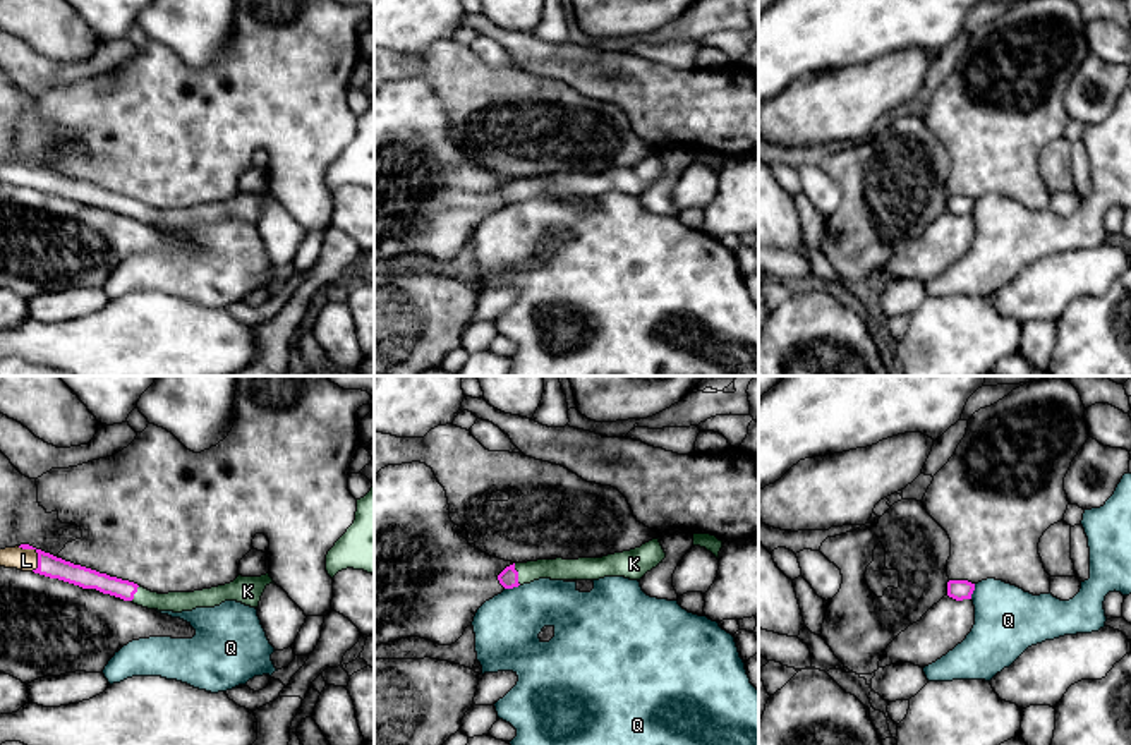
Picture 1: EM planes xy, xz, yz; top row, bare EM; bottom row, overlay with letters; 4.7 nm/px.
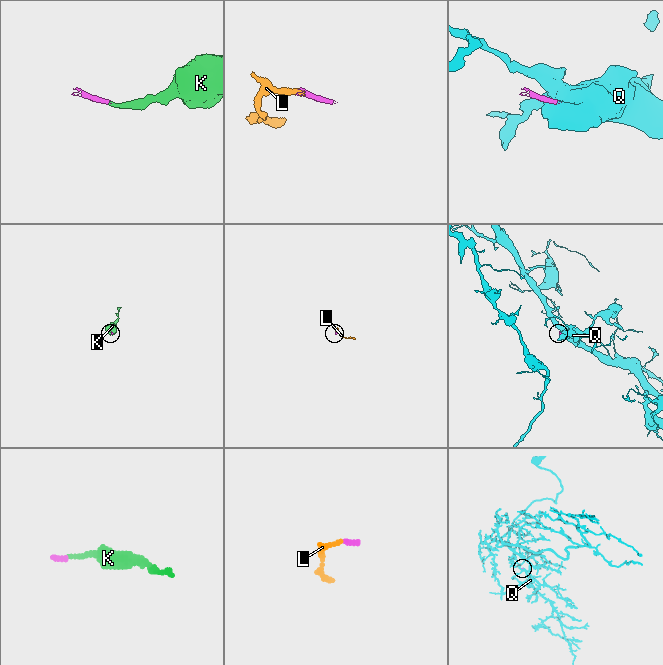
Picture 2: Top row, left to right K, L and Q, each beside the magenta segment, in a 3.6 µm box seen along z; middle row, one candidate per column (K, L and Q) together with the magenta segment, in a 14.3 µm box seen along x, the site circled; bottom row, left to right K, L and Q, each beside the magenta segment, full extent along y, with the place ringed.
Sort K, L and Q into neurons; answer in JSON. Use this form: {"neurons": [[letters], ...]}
{"neurons": [["K", "L"], ["Q"]]}

